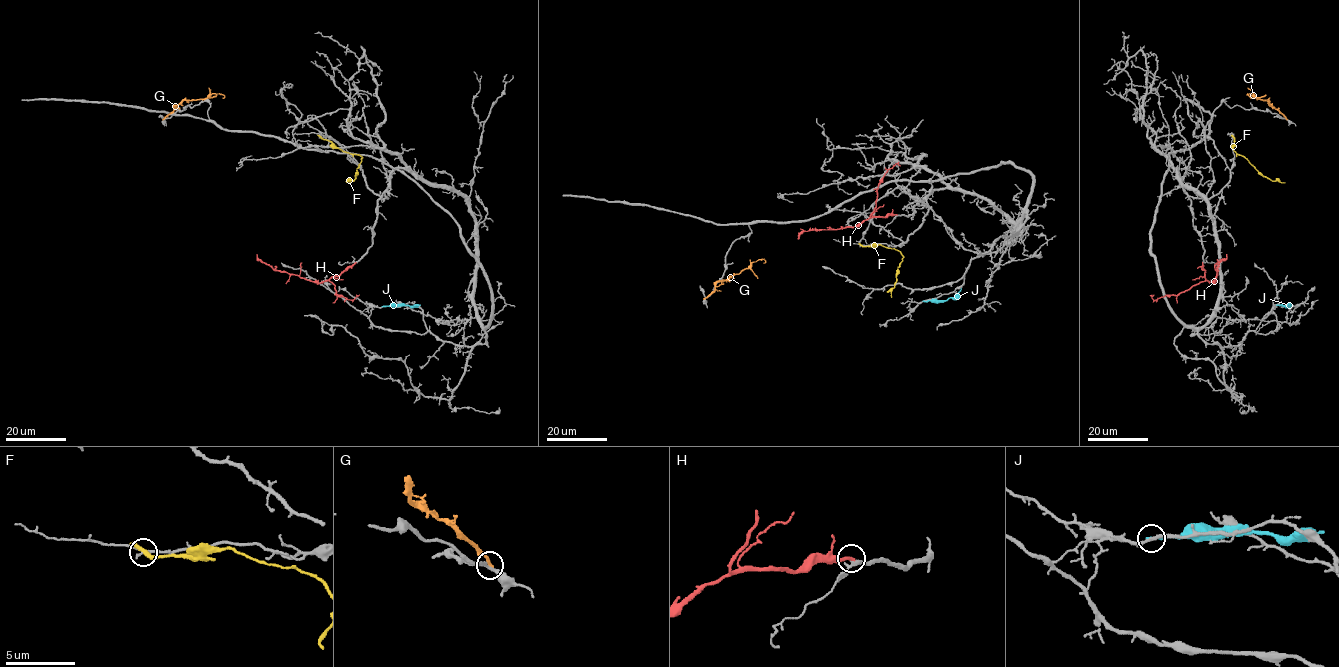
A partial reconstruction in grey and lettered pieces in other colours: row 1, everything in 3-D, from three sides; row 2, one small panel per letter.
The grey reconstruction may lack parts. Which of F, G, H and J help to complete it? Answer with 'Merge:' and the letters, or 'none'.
Merge: H

